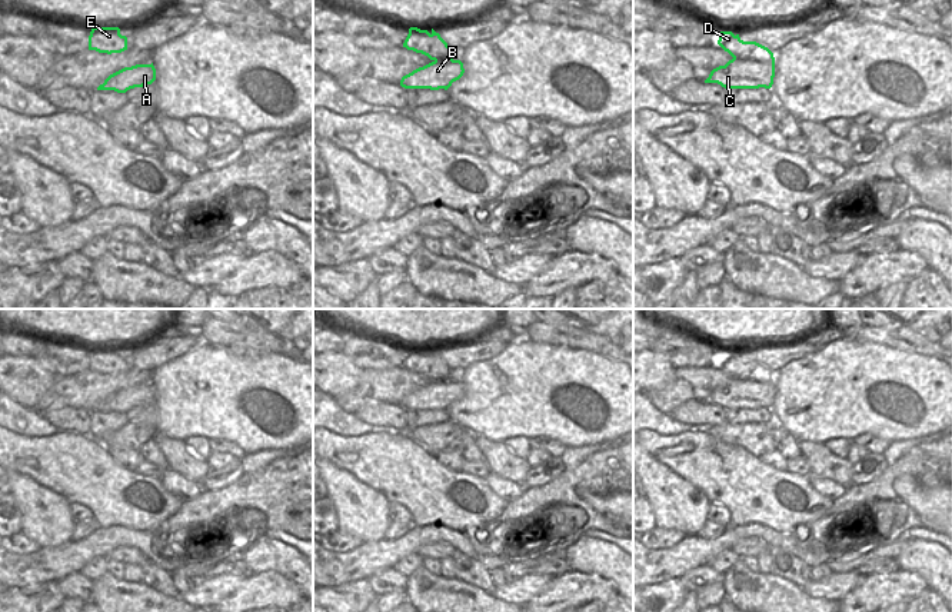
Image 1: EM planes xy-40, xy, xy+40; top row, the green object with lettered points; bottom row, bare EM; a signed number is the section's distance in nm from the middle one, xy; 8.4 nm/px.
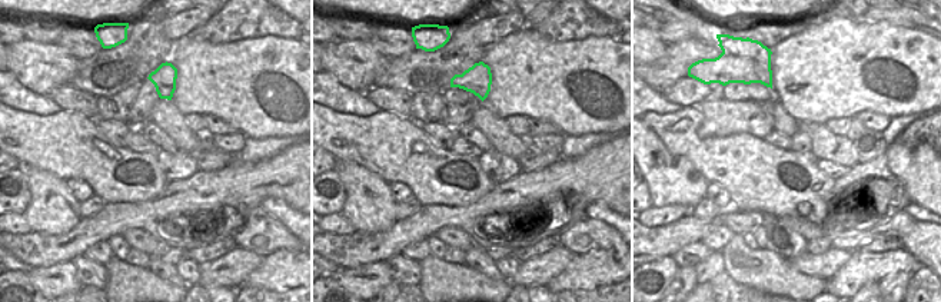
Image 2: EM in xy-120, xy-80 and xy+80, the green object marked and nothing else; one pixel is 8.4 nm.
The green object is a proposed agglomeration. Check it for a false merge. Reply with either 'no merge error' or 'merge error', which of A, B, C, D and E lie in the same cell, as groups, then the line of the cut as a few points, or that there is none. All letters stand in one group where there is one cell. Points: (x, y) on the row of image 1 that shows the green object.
merge error; A B C / D E; cut in xy+40 along (734, 57), (774, 62)

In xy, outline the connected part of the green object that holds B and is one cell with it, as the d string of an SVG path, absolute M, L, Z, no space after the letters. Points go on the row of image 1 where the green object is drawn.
M435 60L403 76L400 86L405 89L447 90L463 73L460 60Z

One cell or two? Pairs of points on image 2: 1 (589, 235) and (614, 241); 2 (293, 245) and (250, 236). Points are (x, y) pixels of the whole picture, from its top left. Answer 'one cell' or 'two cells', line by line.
1: one cell
2: one cell

